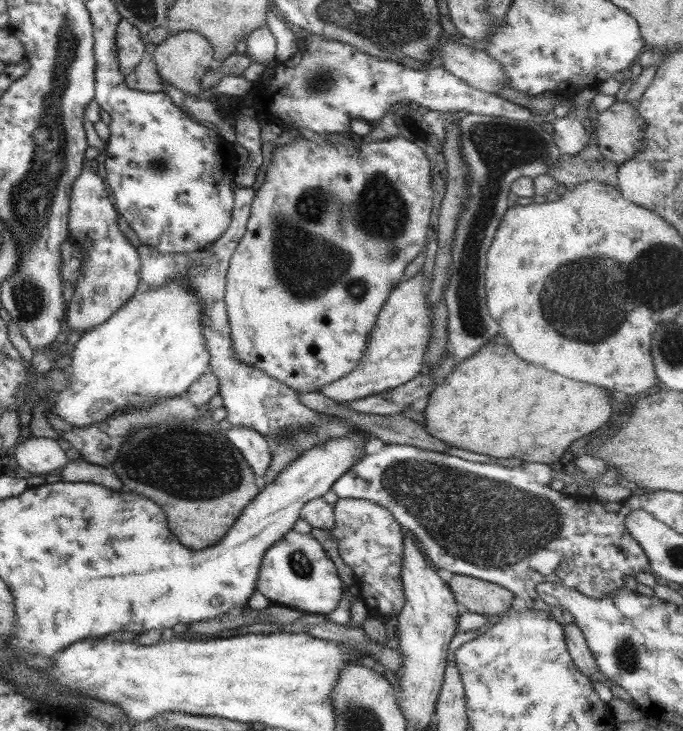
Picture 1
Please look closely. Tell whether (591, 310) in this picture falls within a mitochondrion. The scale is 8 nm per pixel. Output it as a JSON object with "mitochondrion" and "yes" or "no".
{"mitochondrion":"yes"}

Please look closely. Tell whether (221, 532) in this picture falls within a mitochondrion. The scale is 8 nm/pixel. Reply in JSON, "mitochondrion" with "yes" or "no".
{"mitochondrion":"no"}

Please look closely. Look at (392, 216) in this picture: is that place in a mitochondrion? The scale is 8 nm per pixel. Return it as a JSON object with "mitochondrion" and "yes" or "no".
{"mitochondrion":"yes"}

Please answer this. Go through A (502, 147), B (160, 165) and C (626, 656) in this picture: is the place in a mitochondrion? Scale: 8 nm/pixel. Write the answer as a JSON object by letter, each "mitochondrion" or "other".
{"A":"mitochondrion","B":"mitochondrion","C":"mitochondrion"}

